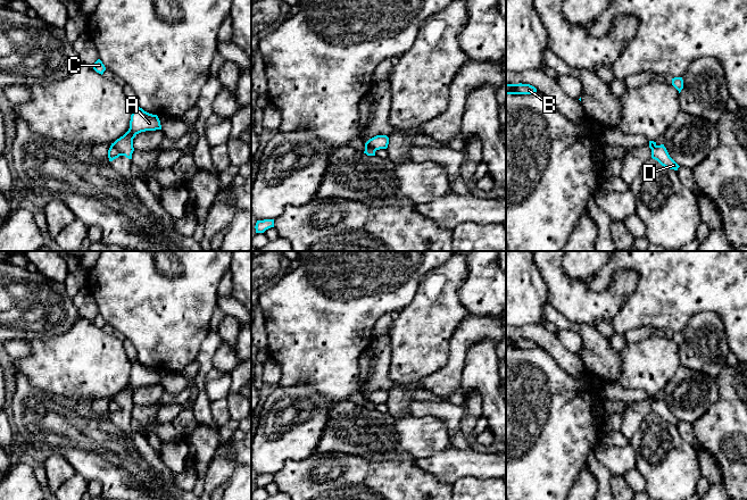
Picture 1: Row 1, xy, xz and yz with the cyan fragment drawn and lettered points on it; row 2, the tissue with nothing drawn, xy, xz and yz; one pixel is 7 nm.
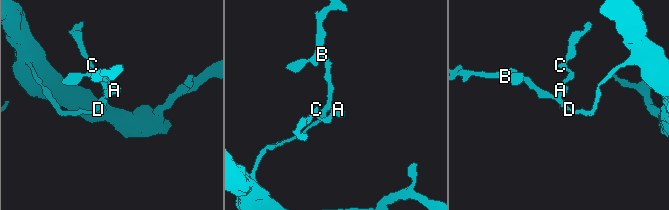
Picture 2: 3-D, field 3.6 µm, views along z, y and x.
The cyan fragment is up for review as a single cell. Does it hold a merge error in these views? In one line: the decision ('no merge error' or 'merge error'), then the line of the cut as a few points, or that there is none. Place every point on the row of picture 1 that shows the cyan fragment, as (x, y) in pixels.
merge error | xy (111, 144), (121, 155)

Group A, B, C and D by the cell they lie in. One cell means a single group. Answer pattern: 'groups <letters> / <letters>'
groups A B C / D

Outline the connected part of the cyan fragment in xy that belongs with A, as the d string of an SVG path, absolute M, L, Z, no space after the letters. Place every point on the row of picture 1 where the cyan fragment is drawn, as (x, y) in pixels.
M135 106L132 108L128 131L111 143L111 145L114 145L121 152L121 156L132 159L132 153L134 151L133 139L135 135L141 132L156 130L161 130L158 116L149 114L139 106Z

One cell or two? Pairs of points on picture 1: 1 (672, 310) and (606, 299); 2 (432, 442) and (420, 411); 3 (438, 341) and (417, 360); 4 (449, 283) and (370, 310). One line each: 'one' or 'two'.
1: two
2: two
3: one
4: two

